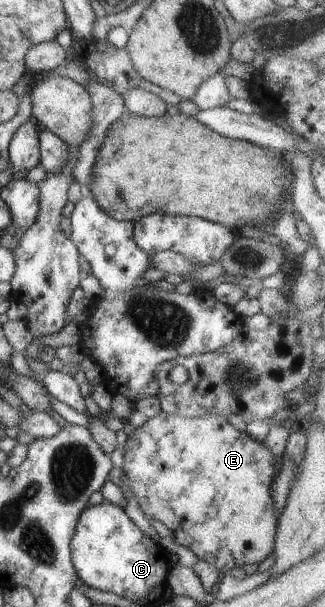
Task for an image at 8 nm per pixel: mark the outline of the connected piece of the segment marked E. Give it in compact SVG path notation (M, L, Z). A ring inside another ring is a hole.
M163 411L158 416L149 419L145 424L142 424L140 428L137 428L130 434L127 441L124 442L124 467L123 471L129 480L129 484L132 487L140 508L145 513L146 518L150 520L159 520L162 524L165 524L168 529L174 533L175 546L185 546L189 548L198 559L206 560L216 566L220 575L224 574L227 570L231 570L234 567L241 567L243 564L259 564L263 562L275 548L275 539L277 534L277 527L279 524L278 516L276 516L276 508L274 508L273 490L272 484L275 478L279 474L277 465L279 460L273 454L273 451L257 439L247 434L246 431L240 432L236 430L227 418L224 416L218 416L216 414L207 413L206 415L198 415L192 417L182 417L179 415L168 415Z

